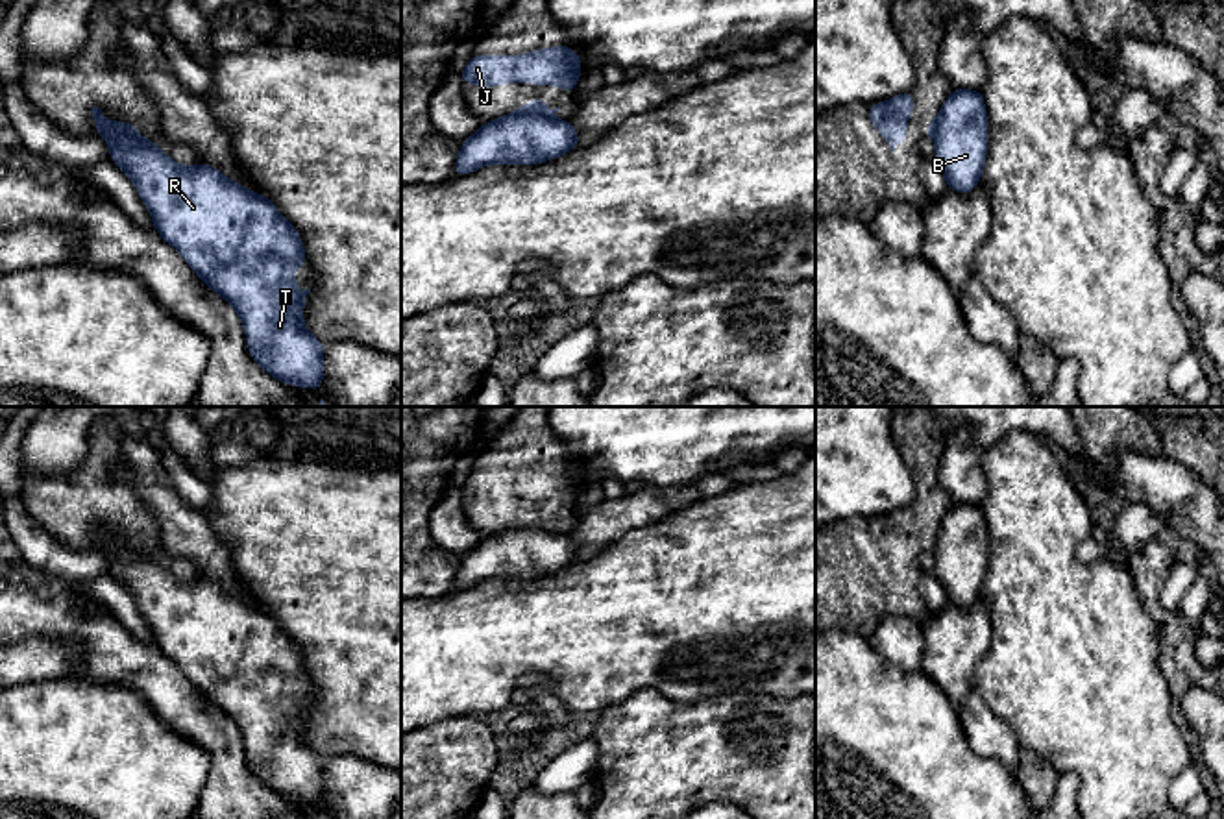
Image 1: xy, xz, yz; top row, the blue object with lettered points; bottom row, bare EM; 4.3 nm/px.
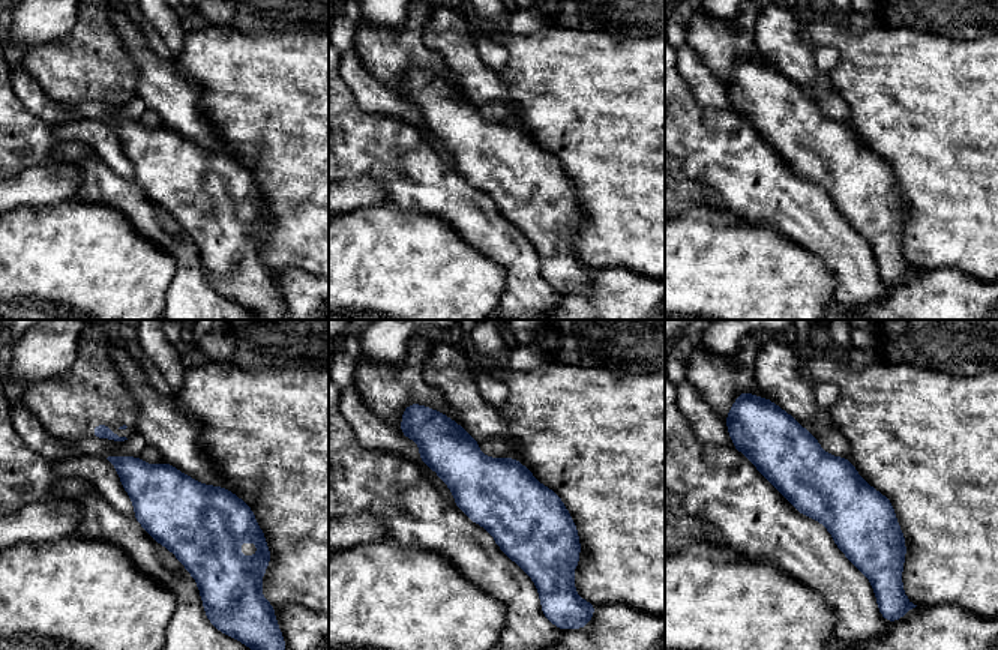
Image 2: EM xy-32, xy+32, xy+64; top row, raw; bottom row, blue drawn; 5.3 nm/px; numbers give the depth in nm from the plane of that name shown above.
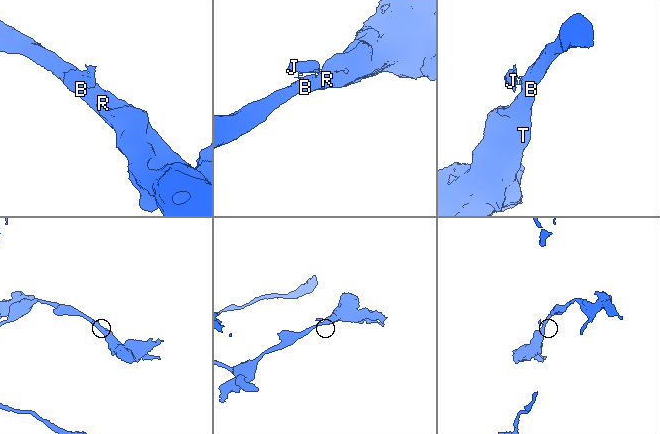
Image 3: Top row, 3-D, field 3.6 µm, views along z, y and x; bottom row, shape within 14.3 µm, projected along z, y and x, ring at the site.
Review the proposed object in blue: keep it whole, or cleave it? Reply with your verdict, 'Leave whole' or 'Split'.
Split

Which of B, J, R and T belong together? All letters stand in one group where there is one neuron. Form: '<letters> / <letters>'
B R T / J

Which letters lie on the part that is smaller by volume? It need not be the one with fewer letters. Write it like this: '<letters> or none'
J

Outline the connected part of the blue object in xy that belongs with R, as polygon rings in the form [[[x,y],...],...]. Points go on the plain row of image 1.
[[[118,540],[105,542],[100,551],[109,556],[109,573],[135,597],[159,651],[240,728],[253,775],[279,797],[320,802],[324,756],[303,741],[303,715],[311,703],[298,704],[294,695],[294,682],[307,678],[298,643],[266,610],[244,603],[205,577],[177,581],[155,555],[129,549]]]

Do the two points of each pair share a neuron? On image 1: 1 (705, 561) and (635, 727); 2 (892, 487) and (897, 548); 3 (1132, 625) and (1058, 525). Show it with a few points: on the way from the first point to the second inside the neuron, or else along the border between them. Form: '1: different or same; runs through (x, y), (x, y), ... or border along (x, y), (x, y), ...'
1: different; border along (692, 701), (638, 688), (611, 705)
2: different; border along (910, 470), (914, 496), (903, 507), (851, 520)
3: same; runs through (1106, 603), (1058, 551)

